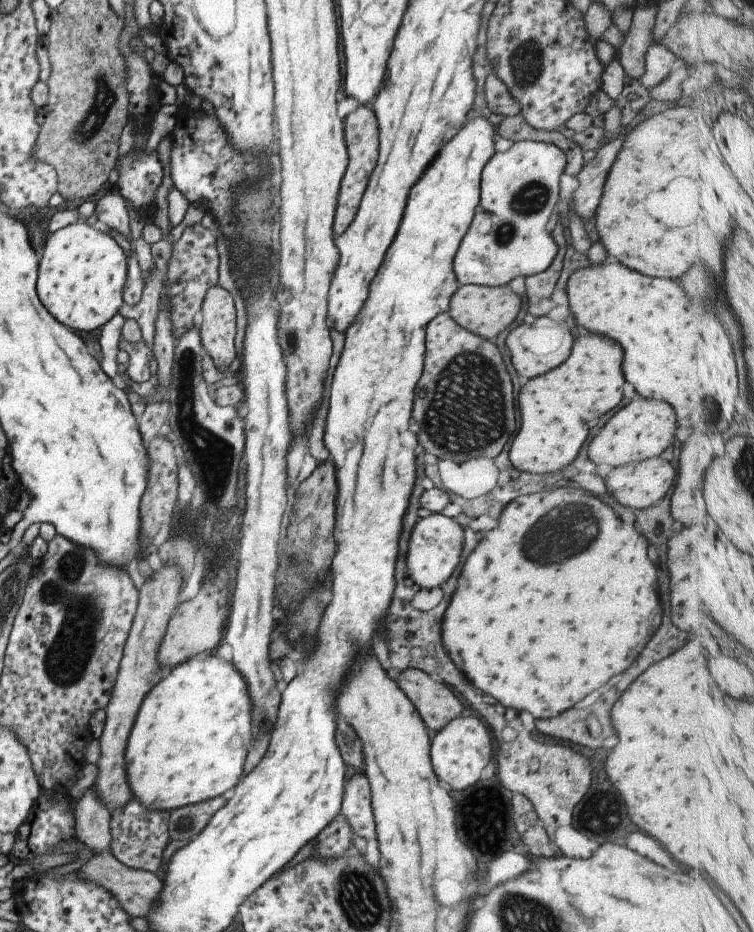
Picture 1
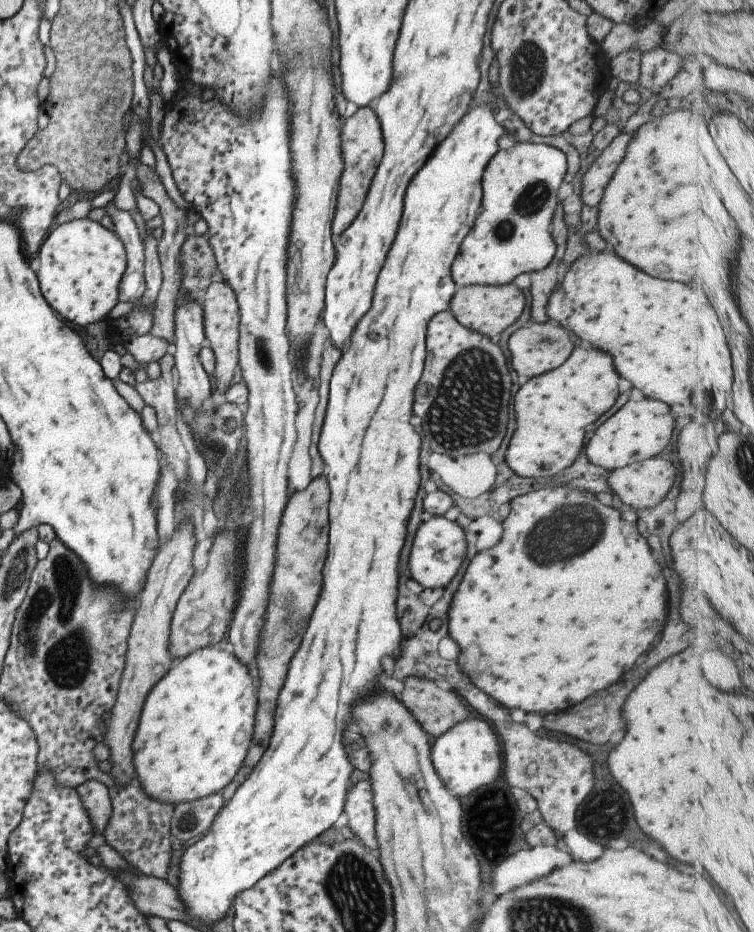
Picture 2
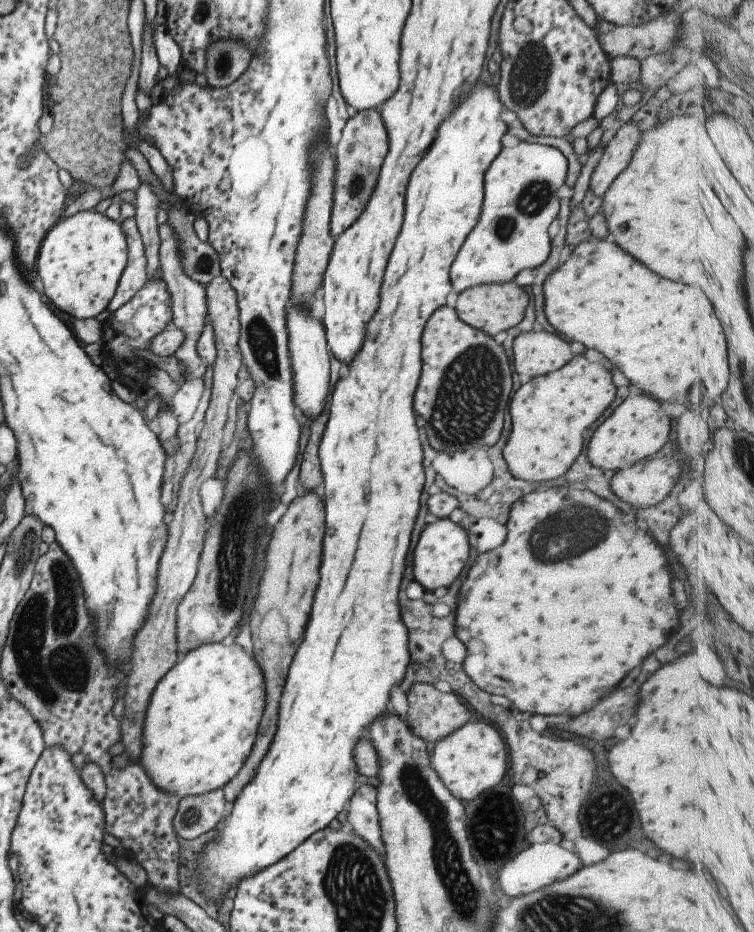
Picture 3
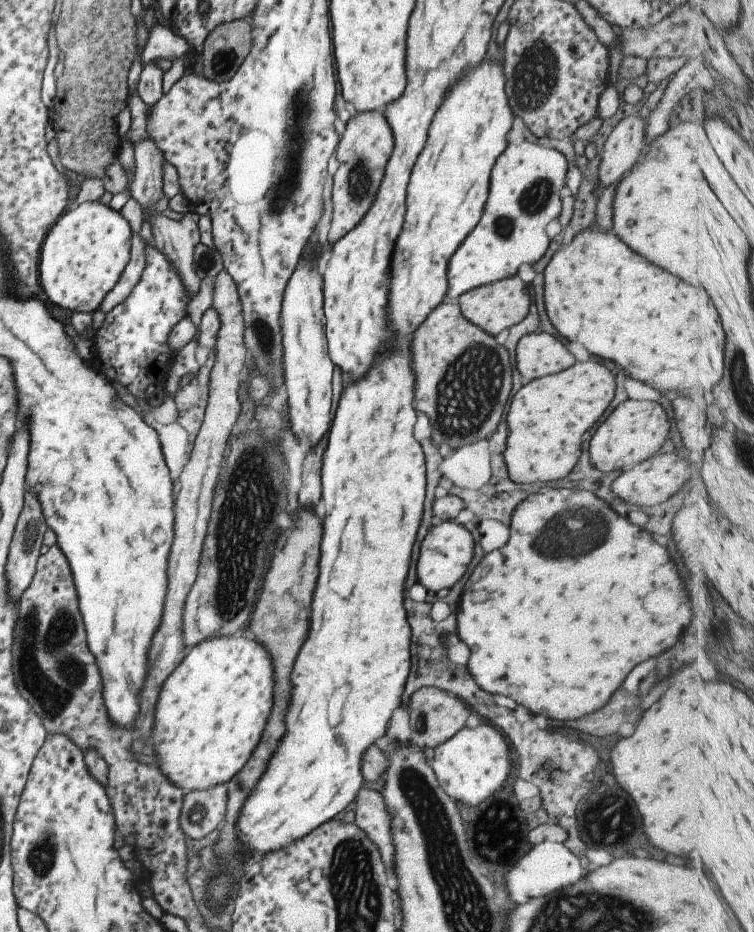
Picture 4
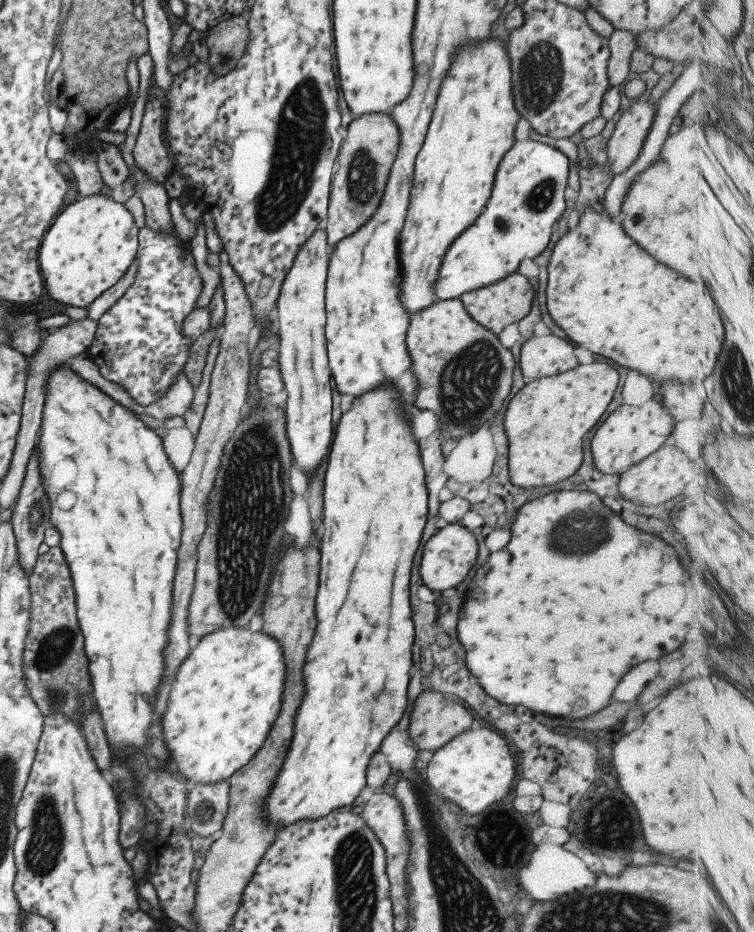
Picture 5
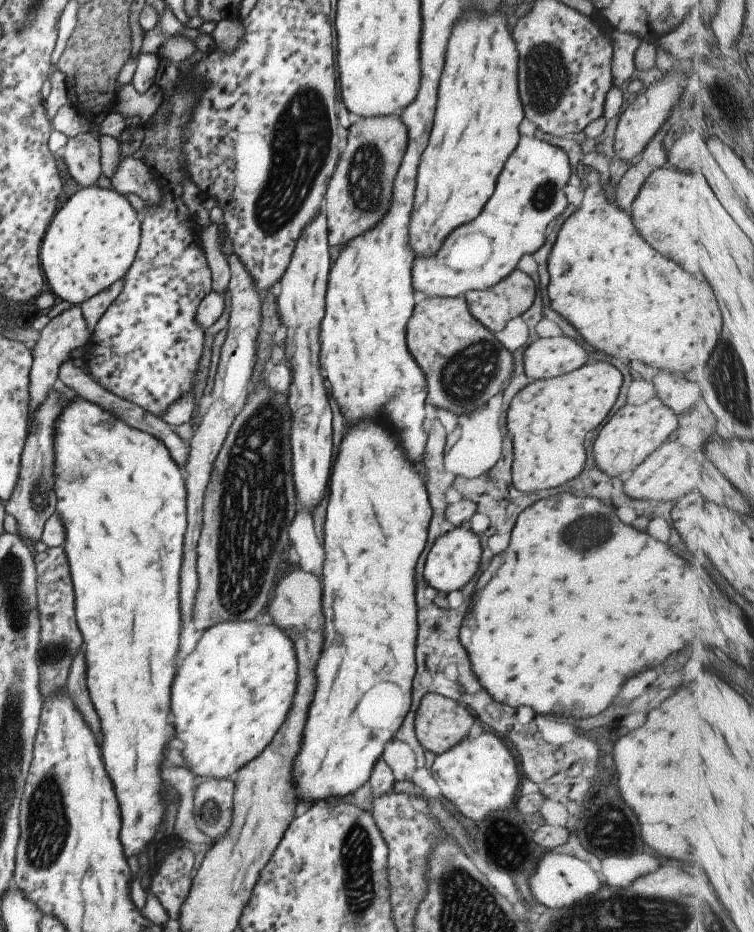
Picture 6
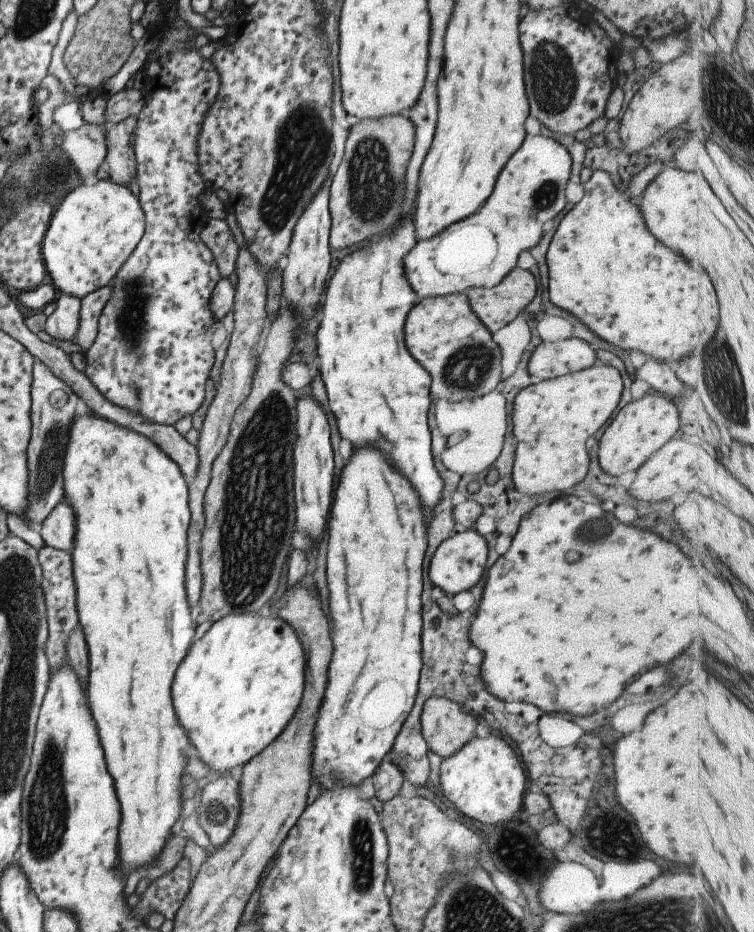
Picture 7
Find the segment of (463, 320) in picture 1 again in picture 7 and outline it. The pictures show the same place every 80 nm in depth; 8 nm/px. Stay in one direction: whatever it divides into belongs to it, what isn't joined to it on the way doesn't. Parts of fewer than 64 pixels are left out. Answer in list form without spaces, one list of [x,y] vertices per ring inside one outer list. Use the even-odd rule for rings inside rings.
[[[515,266],[503,277],[503,280],[499,284],[489,288],[469,288],[465,292],[465,295],[473,314],[492,333],[499,330],[502,326],[505,326],[512,318],[521,314],[521,310],[531,302],[531,299],[536,294],[539,294],[539,286],[537,283],[538,281],[533,278],[530,272]]]

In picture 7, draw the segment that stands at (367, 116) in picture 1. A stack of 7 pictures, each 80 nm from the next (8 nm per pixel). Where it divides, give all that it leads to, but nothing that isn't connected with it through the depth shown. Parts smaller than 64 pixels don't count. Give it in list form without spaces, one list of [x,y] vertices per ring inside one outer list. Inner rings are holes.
[[[387,115],[377,120],[361,120],[351,126],[349,136],[345,140],[345,152],[343,160],[338,164],[336,171],[330,176],[328,186],[328,211],[330,216],[330,229],[328,234],[328,245],[335,250],[347,248],[353,244],[359,244],[361,240],[367,240],[375,236],[377,232],[385,232],[393,220],[397,220],[399,208],[391,210],[387,216],[387,202],[399,202],[403,192],[403,172],[405,164],[411,156],[413,148],[413,126],[407,118],[399,115]]]

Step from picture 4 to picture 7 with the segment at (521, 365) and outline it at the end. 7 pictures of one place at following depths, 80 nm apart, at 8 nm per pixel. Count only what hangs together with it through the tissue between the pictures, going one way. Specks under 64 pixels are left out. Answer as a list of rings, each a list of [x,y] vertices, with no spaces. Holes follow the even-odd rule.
[[[577,337],[560,341],[541,341],[532,351],[526,364],[529,376],[554,379],[591,366],[596,360],[595,351]]]

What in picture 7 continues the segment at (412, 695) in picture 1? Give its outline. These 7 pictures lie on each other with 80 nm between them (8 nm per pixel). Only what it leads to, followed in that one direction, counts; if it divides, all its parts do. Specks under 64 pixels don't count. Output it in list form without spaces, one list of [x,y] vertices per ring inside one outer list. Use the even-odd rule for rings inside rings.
[[[430,696],[419,713],[420,733],[426,747],[441,758],[453,754],[474,736],[476,718],[449,699]]]

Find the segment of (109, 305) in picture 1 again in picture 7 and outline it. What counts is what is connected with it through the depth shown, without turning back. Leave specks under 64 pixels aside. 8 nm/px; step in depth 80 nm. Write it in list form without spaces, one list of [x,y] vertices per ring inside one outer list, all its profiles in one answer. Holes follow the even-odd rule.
[[[109,178],[94,185],[81,184],[68,192],[52,212],[50,221],[41,241],[41,256],[47,280],[58,294],[83,298],[86,294],[111,284],[121,265],[129,258],[144,231],[144,216],[138,198],[121,185],[111,183]]]

